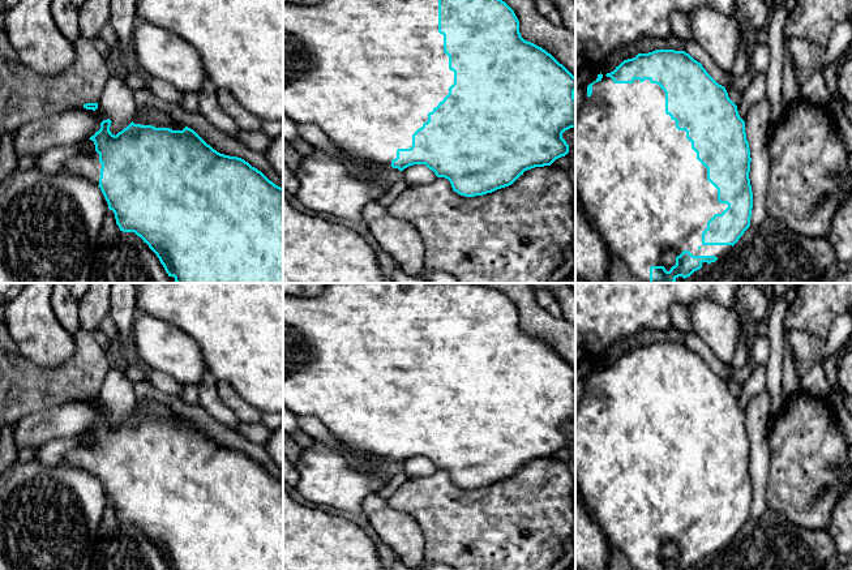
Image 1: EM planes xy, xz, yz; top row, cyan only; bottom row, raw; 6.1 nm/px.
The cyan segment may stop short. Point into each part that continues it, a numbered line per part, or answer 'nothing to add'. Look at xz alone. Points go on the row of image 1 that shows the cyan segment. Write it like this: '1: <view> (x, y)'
1: xz (368, 72)

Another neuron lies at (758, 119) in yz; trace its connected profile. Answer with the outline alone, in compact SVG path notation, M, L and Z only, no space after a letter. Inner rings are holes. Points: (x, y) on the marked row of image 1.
M767 98L753 104L745 116L745 133L750 149L750 185L753 192L752 226L759 226L767 214L766 193L768 187L770 158L768 136L771 104Z

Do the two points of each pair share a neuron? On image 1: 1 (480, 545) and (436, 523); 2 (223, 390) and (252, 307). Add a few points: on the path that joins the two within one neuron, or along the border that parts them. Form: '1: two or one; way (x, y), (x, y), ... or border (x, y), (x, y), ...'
1: one; way (470, 535), (457, 523), (446, 523)
2: two; border (217, 380), (228, 382), (248, 402)

